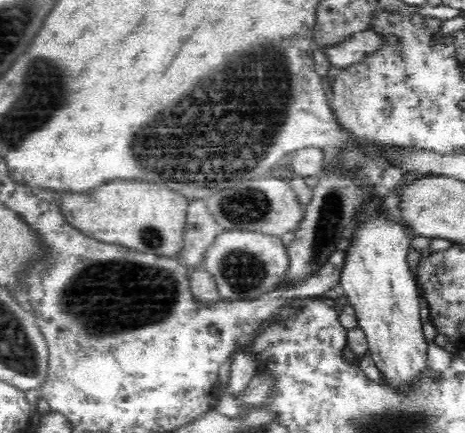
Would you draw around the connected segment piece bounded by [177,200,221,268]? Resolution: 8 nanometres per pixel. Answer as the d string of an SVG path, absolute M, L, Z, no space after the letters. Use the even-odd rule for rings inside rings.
M189 202L184 226L184 246L177 259L186 267L202 265L206 250L220 233L220 227L210 214L206 202Z

